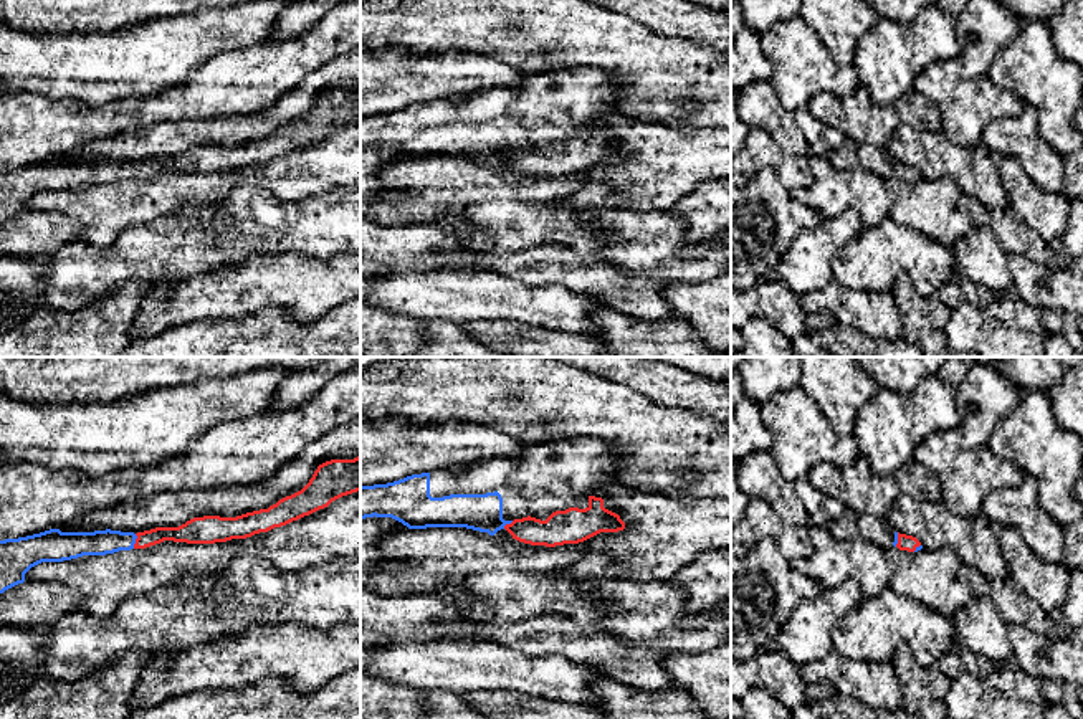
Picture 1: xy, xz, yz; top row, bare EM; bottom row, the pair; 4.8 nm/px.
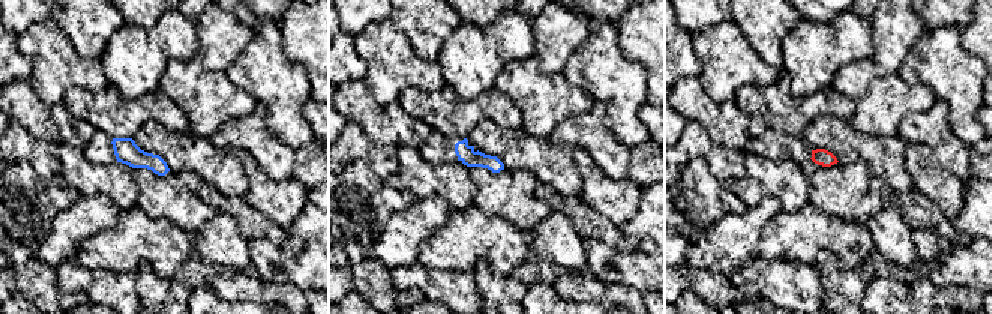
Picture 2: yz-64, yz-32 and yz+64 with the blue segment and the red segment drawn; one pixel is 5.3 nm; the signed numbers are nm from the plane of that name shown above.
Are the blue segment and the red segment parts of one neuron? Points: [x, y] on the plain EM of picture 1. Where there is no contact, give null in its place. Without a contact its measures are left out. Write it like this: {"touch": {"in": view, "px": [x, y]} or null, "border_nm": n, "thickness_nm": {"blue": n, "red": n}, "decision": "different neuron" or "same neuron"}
{"touch": {"in": "xy", "px": [134, 171]}, "border_nm": 70, "thickness_nm": {"blue": 130, "red": 90}, "decision": "same neuron"}

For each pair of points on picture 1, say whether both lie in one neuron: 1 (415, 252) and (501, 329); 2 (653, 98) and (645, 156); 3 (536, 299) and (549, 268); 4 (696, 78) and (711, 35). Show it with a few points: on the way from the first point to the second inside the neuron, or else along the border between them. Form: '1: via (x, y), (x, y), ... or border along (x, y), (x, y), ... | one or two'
1: border along (528, 324), (510, 319), (473, 319), (463, 326) | two
2: border along (617, 111), (635, 119), (688, 128) | two
3: border along (505, 273), (526, 285), (564, 285), (579, 293) | two
4: border along (670, 37), (691, 40), (713, 50) | two

